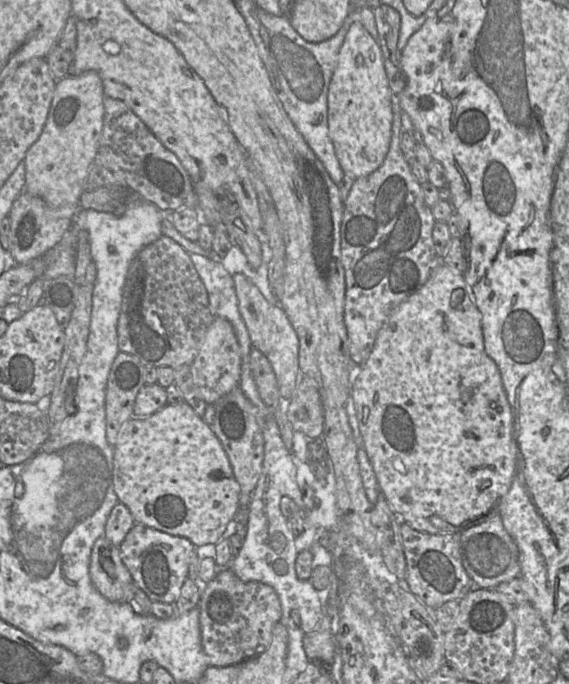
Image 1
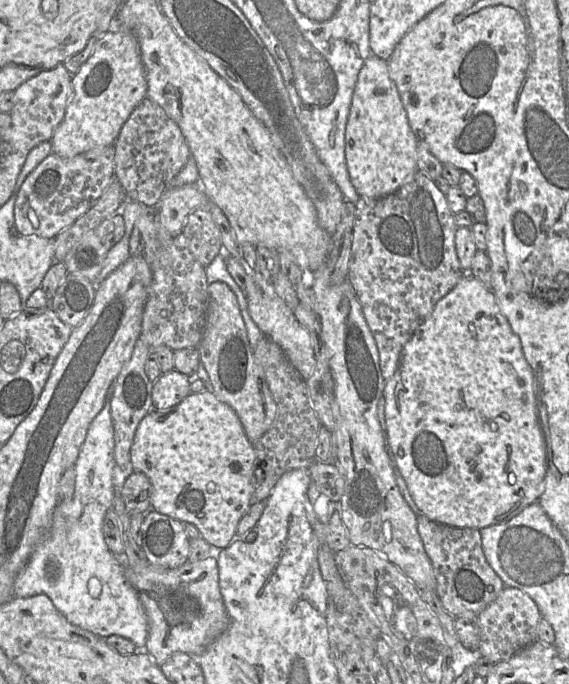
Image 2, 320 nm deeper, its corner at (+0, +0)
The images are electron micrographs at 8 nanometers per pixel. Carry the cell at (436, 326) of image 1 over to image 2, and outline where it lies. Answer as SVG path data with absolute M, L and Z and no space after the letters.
M463 275L456 286L435 305L427 319L404 345L397 369L393 376L386 380L383 396L386 447L392 454L415 504L428 519L453 527L482 529L505 523L528 505L538 502L547 473L548 459L547 442L537 405L535 377L525 357L521 341L504 315L494 292L486 288L476 277Z

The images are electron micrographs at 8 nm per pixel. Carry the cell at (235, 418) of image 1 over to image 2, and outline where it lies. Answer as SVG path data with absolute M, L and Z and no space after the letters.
M216 281L208 286L209 302L202 340L198 346L200 362L211 382L217 399L237 414L244 432L255 443L273 424L277 406L268 388L263 369L250 347L246 326L237 298L229 286Z

